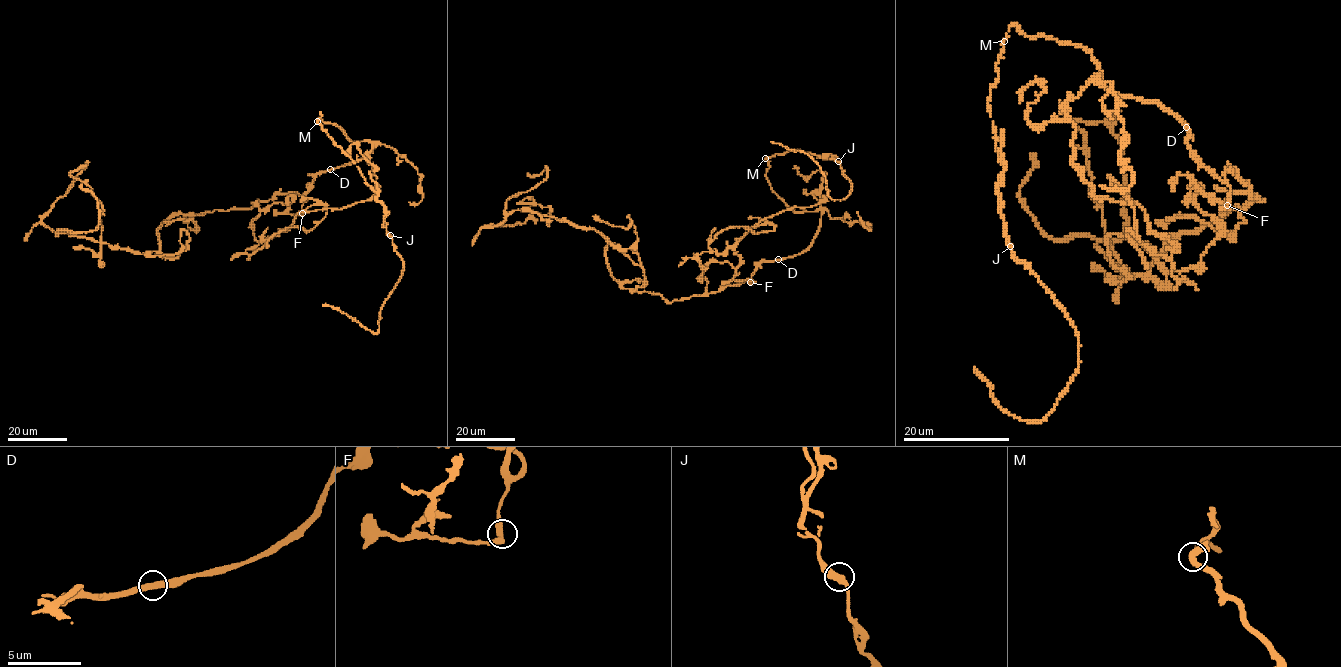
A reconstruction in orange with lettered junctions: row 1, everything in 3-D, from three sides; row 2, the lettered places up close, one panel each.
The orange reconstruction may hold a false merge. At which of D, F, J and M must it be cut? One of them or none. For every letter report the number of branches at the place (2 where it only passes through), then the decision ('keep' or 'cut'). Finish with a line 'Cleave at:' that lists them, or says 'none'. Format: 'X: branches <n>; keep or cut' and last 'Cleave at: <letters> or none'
D: branches 2; keep
F: branches 2; keep
J: branches 2; keep
M: branches 2; keep
Cleave at: none

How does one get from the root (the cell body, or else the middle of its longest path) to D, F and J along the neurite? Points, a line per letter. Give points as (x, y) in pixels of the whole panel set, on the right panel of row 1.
D: (1226, 181), (1227, 184), (1216, 178), (1196, 157), (1187, 142), (1190, 132), (1186, 128)
F: (1226, 181), (1230, 188), (1227, 205)
J: (1226, 181), (1158, 102), (1104, 89), (1083, 48), (1027, 37), (1014, 24), (988, 98), (1010, 246)

